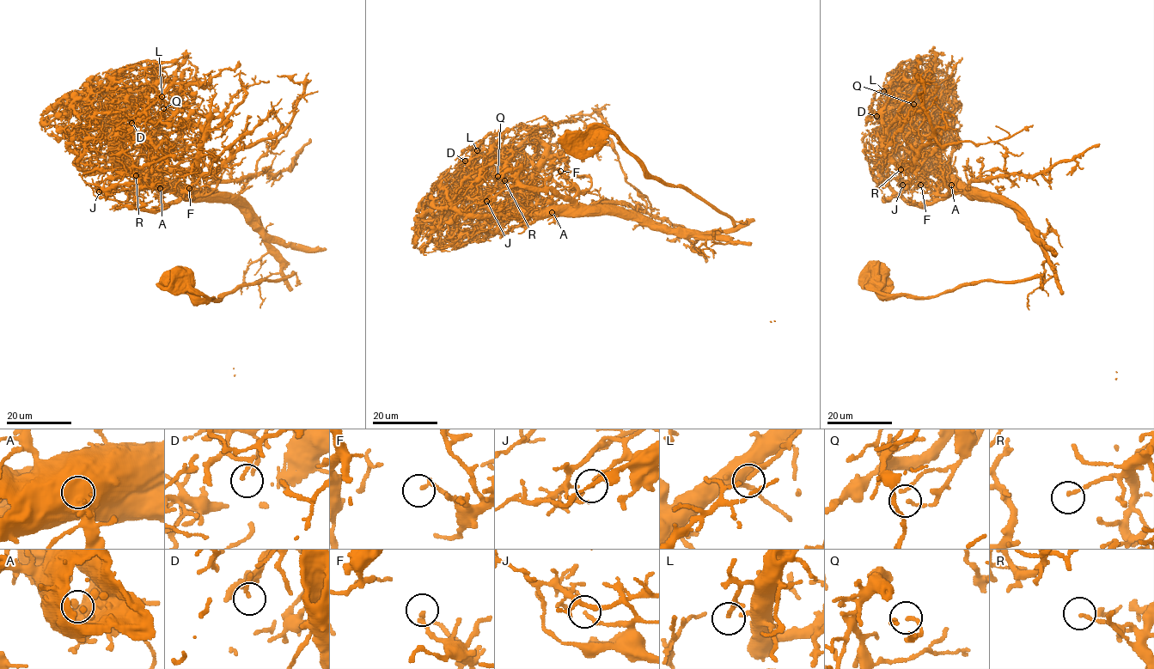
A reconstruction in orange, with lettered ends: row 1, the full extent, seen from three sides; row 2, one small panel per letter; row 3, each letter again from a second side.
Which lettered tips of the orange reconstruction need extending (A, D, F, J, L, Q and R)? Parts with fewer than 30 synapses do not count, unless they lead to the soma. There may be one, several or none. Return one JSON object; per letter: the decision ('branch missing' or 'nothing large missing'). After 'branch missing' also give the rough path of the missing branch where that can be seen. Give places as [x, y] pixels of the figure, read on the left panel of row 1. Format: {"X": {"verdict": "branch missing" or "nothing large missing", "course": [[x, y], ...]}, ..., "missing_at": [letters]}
{"A": {"verdict": "nothing large missing"}, "D": {"verdict": "nothing large missing"}, "F": {"verdict": "nothing large missing"}, "J": {"verdict": "nothing large missing"}, "L": {"verdict": "nothing large missing"}, "Q": {"verdict": "nothing large missing"}, "R": {"verdict": "branch missing"}, "missing_at": ["R"]}

